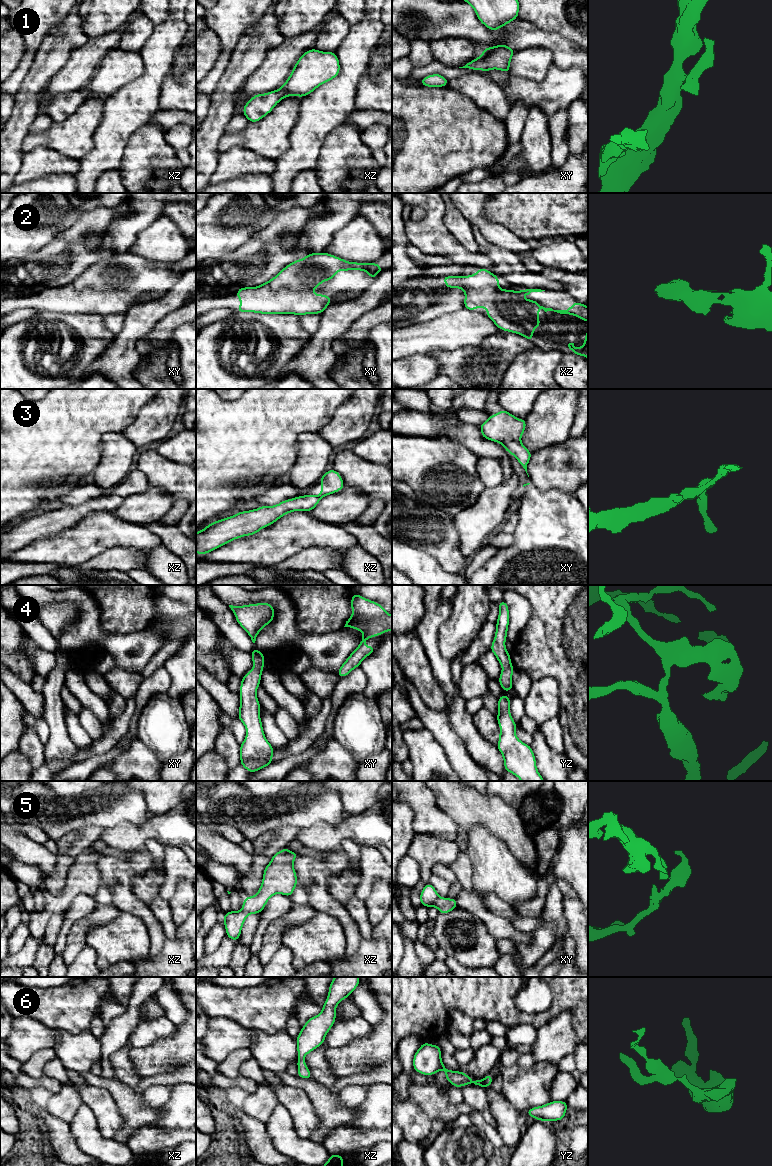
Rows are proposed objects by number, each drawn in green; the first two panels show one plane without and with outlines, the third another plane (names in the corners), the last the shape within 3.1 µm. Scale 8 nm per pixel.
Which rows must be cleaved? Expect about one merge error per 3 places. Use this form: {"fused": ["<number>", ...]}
{"fused": []}

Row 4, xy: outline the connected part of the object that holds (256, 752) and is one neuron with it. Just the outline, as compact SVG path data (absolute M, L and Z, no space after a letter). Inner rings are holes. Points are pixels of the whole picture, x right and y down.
M254 648L250 654L253 669L241 680L238 719L246 729L245 739L240 744L240 763L248 772L254 773L273 763L274 747L265 737L260 718L261 705L256 695L264 669L264 652Z

